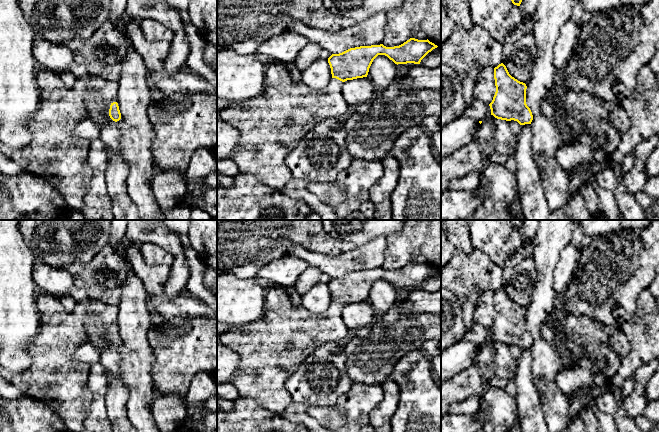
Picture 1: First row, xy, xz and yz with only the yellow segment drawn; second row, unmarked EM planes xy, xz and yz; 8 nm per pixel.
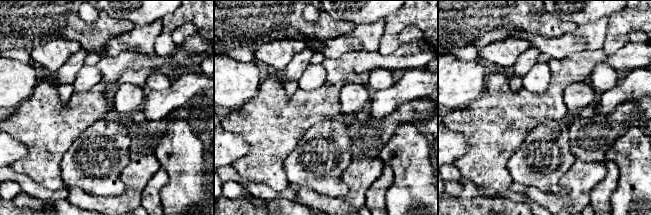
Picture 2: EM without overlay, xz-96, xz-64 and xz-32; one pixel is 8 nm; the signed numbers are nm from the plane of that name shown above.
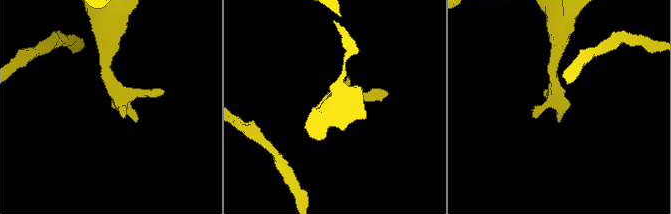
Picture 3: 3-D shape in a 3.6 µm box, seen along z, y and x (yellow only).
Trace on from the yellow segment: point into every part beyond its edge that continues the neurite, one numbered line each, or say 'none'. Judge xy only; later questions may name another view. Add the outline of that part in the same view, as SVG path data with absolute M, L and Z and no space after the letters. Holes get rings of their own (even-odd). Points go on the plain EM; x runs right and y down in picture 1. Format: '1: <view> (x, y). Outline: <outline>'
1: xy (55, 378). Outline: M41 291L37 294L36 305L40 327L28 346L32 364L28 370L14 375L10 383L21 394L38 399L49 406L60 416L69 432L82 432L83 422L90 409L94 394L87 386L90 364L74 360L73 353L80 346L89 342L85 331L87 315L91 312L96 313L99 321L110 333L110 329L118 325L118 306L91 300L85 304L76 303L74 310L68 312L59 298Z

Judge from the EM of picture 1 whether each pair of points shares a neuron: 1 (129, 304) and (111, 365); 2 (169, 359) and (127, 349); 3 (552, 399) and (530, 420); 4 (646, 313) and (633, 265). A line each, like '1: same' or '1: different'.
1: different
2: different
3: different
4: different

